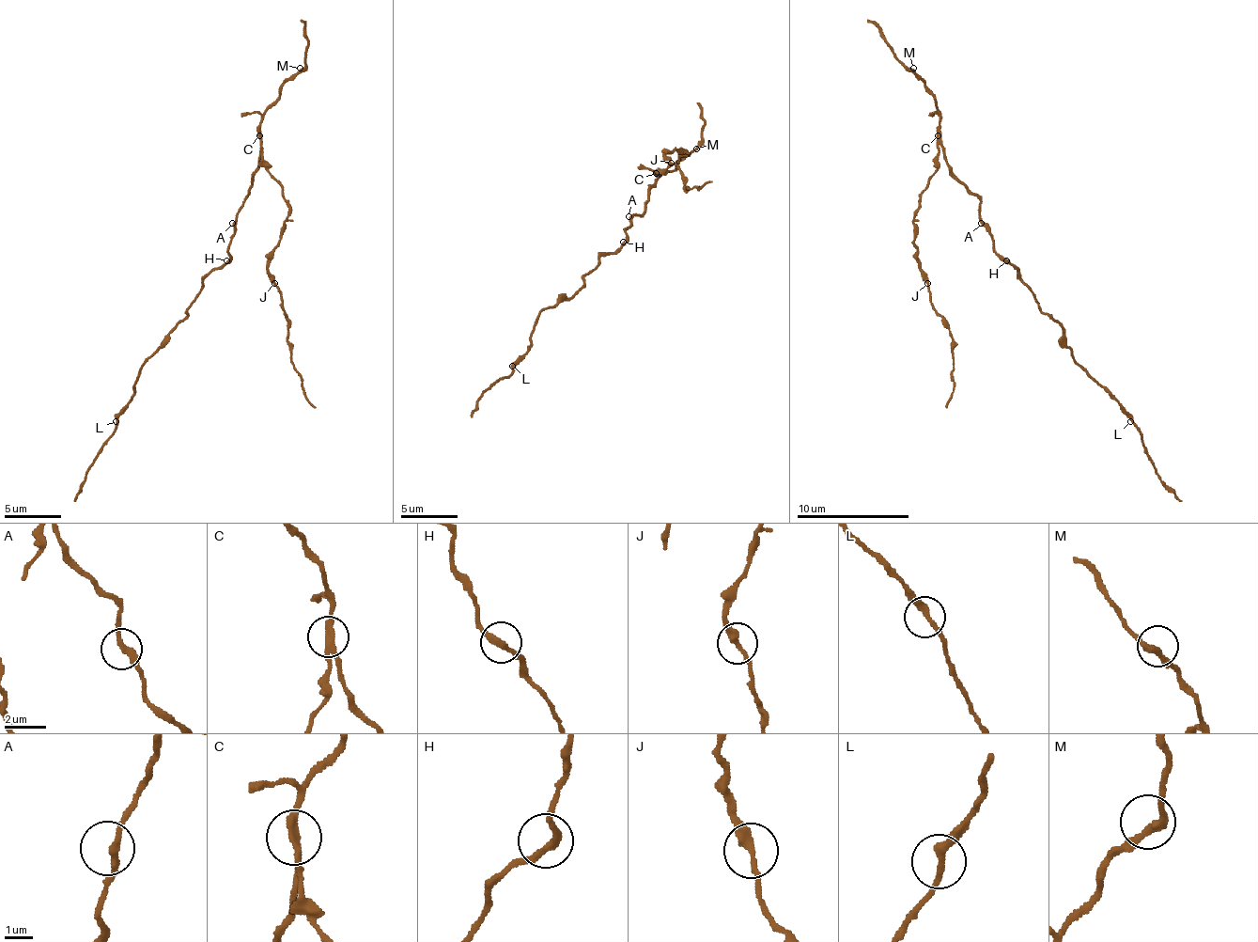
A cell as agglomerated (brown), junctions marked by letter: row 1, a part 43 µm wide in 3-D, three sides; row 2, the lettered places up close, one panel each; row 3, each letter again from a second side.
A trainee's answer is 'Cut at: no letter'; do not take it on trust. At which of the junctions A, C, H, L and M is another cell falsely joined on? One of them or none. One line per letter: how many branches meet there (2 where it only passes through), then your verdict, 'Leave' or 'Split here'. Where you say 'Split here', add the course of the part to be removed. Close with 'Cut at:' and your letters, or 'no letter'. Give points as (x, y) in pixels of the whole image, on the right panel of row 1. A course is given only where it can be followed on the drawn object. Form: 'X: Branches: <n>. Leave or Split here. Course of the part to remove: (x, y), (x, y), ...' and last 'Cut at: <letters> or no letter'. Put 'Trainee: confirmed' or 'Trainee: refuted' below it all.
A: Branches: 2. Leave
C: Branches: 2. Split here. Course of the part to remove: (939, 135), (939, 166), (916, 211), (919, 272), (927, 286), (933, 311), (953, 339), (953, 393), (947, 407)
H: Branches: 2. Leave
L: Branches: 2. Leave
M: Branches: 2. Leave
Cut at: C
Trainee: refuted

